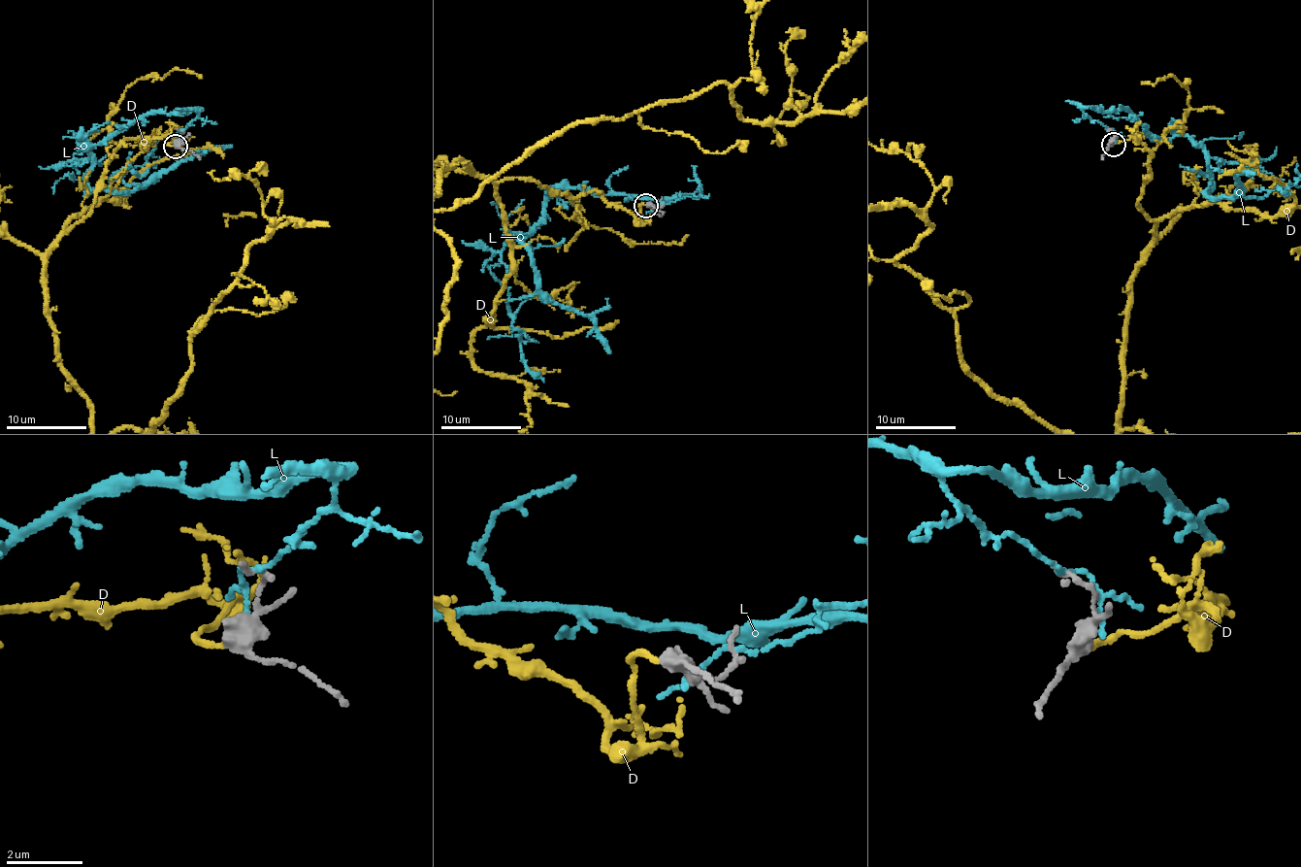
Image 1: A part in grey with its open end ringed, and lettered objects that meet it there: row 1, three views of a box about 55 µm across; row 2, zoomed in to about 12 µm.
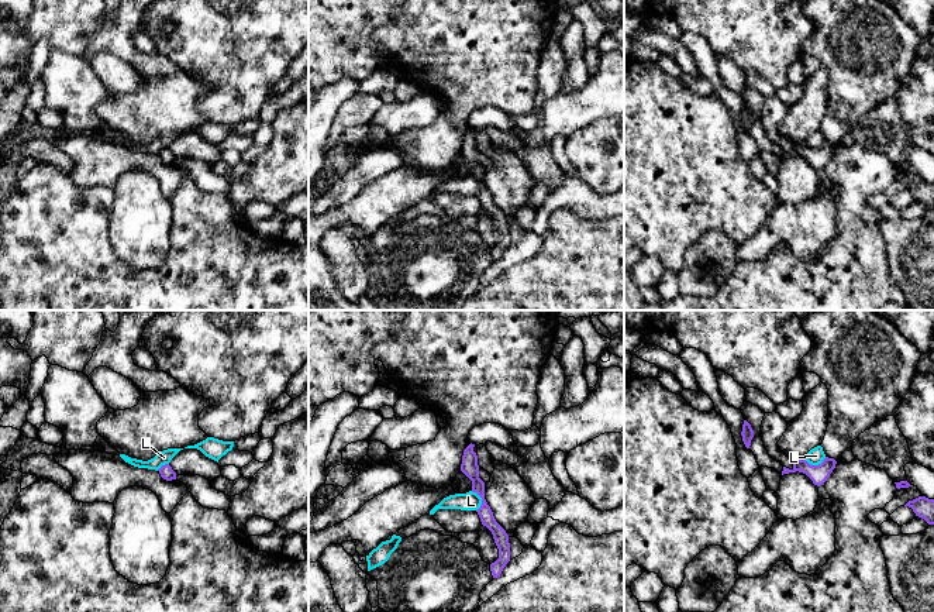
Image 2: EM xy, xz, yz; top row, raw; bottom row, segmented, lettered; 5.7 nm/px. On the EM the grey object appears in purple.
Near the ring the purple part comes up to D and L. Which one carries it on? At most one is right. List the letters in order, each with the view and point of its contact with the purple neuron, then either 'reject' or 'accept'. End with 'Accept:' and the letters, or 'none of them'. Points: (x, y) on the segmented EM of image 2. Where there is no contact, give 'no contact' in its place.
D: no contact; accept
L: contact xz (482, 499); reject
Accept: D

